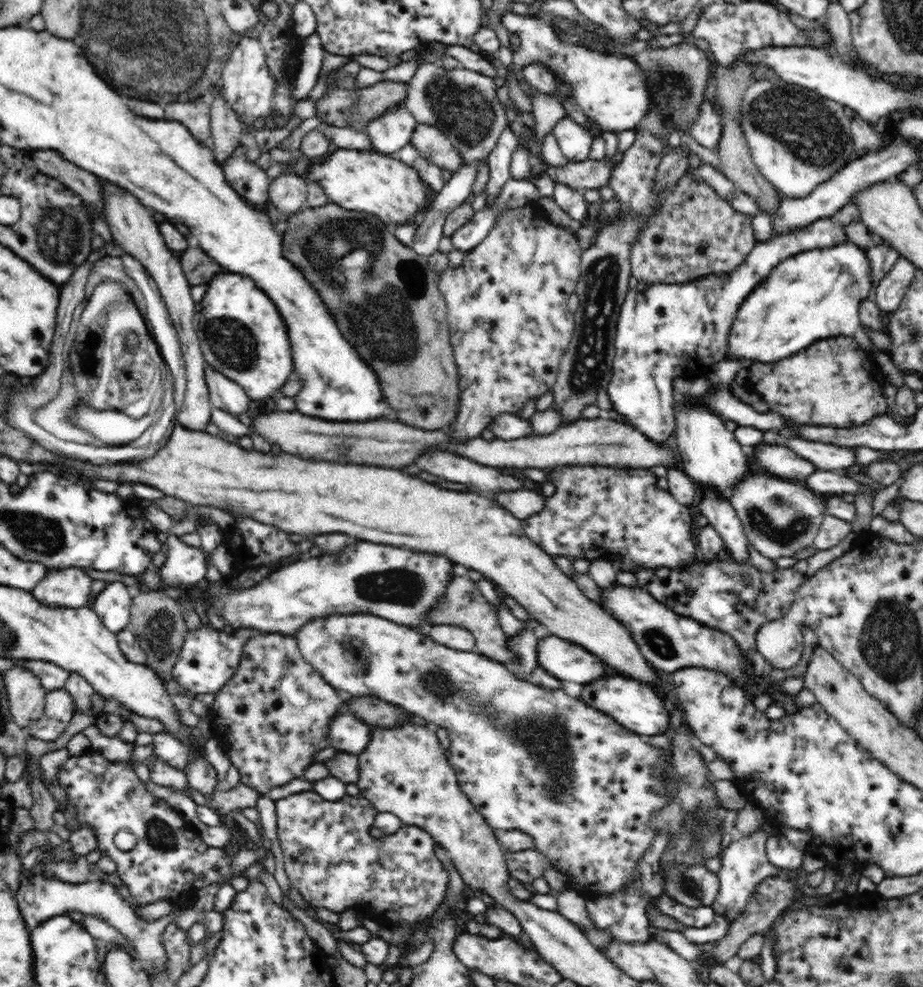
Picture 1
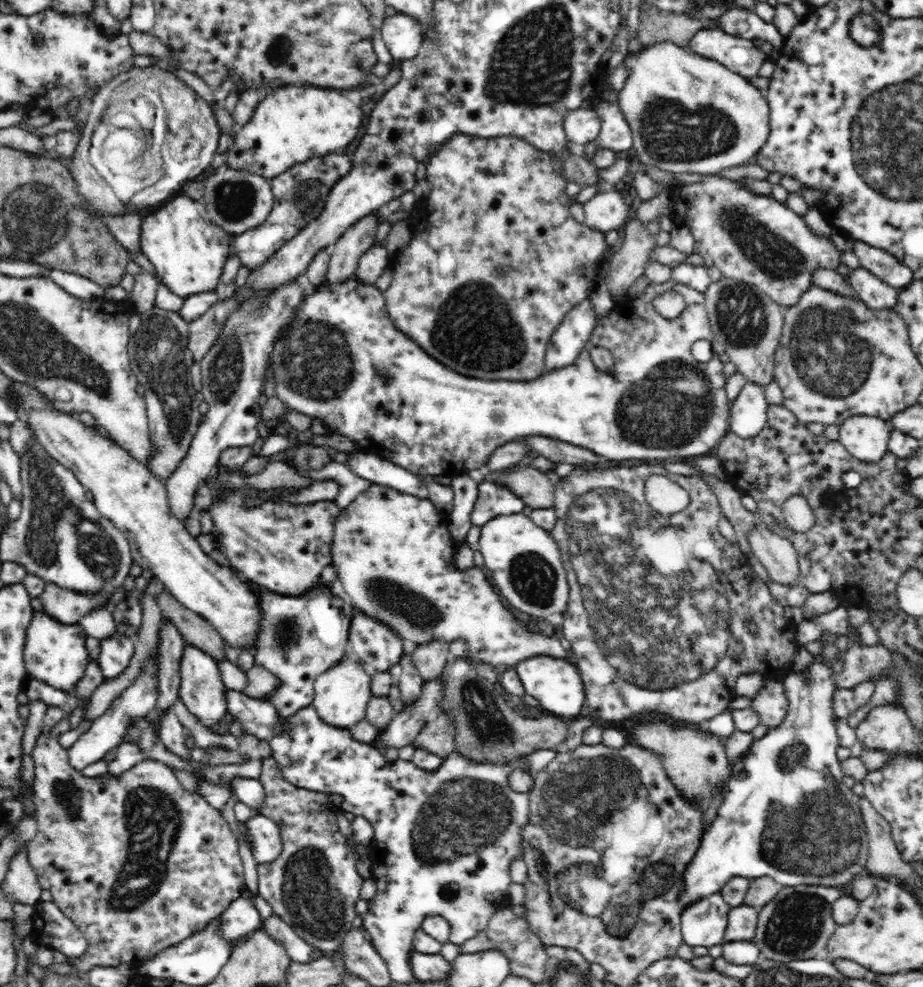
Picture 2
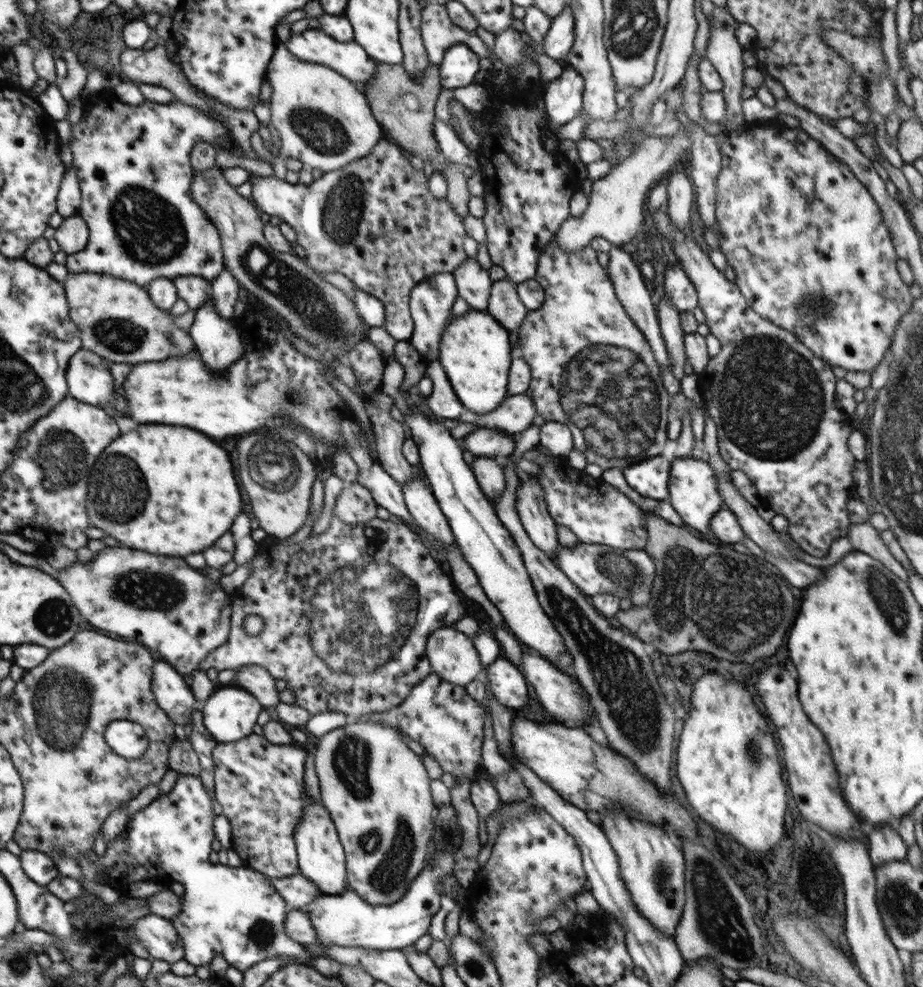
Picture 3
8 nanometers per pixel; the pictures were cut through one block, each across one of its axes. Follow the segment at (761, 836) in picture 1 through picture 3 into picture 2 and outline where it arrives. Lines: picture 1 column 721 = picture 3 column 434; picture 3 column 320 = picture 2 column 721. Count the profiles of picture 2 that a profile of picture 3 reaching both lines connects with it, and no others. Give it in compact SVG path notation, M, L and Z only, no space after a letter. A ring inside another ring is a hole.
M717 893L681 912L681 931L684 943L690 947L711 947L725 943L724 930L728 925L731 907Z

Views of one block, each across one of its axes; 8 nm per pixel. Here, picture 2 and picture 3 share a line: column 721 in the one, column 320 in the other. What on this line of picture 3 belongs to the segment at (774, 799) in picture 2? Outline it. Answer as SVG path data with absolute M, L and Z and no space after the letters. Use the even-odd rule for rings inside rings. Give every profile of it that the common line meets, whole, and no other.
M306 794L304 816L294 830L294 841L296 841L299 871L308 881L317 885L324 895L338 895L352 890L347 884L345 852L332 816L328 814L326 806L322 802L318 804L310 794Z

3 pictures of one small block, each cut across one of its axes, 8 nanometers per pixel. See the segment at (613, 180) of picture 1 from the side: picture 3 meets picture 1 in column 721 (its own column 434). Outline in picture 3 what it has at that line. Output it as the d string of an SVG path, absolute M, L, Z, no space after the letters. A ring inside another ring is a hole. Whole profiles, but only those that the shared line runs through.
M386 135L370 151L369 155L346 164L345 167L326 172L311 185L295 185L270 175L260 177L249 173L252 184L252 200L257 209L270 216L278 216L282 222L296 231L297 242L304 248L306 264L321 274L340 272L356 287L378 298L386 308L385 329L397 341L409 340L413 333L410 314L410 291L422 279L436 272L454 272L464 260L464 239L467 232L463 220L445 198L435 198L428 189L428 178L410 164L406 150Z

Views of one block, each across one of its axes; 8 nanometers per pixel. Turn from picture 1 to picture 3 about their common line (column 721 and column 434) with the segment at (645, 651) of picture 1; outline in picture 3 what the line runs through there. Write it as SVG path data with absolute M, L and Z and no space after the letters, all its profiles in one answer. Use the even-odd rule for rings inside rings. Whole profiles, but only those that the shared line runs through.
M455 627L439 628L430 633L426 656L431 672L457 686L465 688L474 679L479 679L482 672L473 640Z

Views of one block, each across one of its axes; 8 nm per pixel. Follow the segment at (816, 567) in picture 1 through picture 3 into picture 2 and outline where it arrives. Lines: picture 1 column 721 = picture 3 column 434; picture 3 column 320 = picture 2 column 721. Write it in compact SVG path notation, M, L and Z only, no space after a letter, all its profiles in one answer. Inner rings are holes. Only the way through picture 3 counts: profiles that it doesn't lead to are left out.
M618 466L618 468L606 468L606 474L602 472L580 472L576 468L569 476L560 478L560 481L554 485L556 524L551 531L551 536L559 547L561 559L565 571L567 572L568 581L568 604L566 604L566 612L561 615L560 622L562 624L562 632L564 632L564 643L569 647L572 653L573 661L578 667L578 671L582 676L584 687L586 687L586 706L590 710L590 714L594 719L602 719L607 722L622 720L632 720L634 716L648 716L658 712L657 716L666 716L671 720L684 720L685 723L694 723L704 725L707 720L714 718L717 714L722 714L724 710L729 708L729 704L736 695L734 686L736 680L741 674L747 672L760 672L765 678L772 678L774 681L783 682L786 676L789 676L803 660L803 654L800 646L796 641L796 624L786 620L784 608L780 606L778 601L770 595L768 584L761 581L758 575L752 569L752 565L747 559L747 552L743 552L737 542L729 542L720 534L718 530L718 520L721 516L720 504L716 495L710 489L710 486L698 476L678 476L664 470L662 466L636 466L636 468L626 468L626 466ZM651 475L661 475L679 484L690 495L688 506L680 514L672 514L668 518L655 518L653 509L650 508L644 496L644 481ZM632 546L638 547L637 554L642 555L642 564L640 558L634 558L634 549ZM746 620L751 620L756 626L755 633L748 631Z

